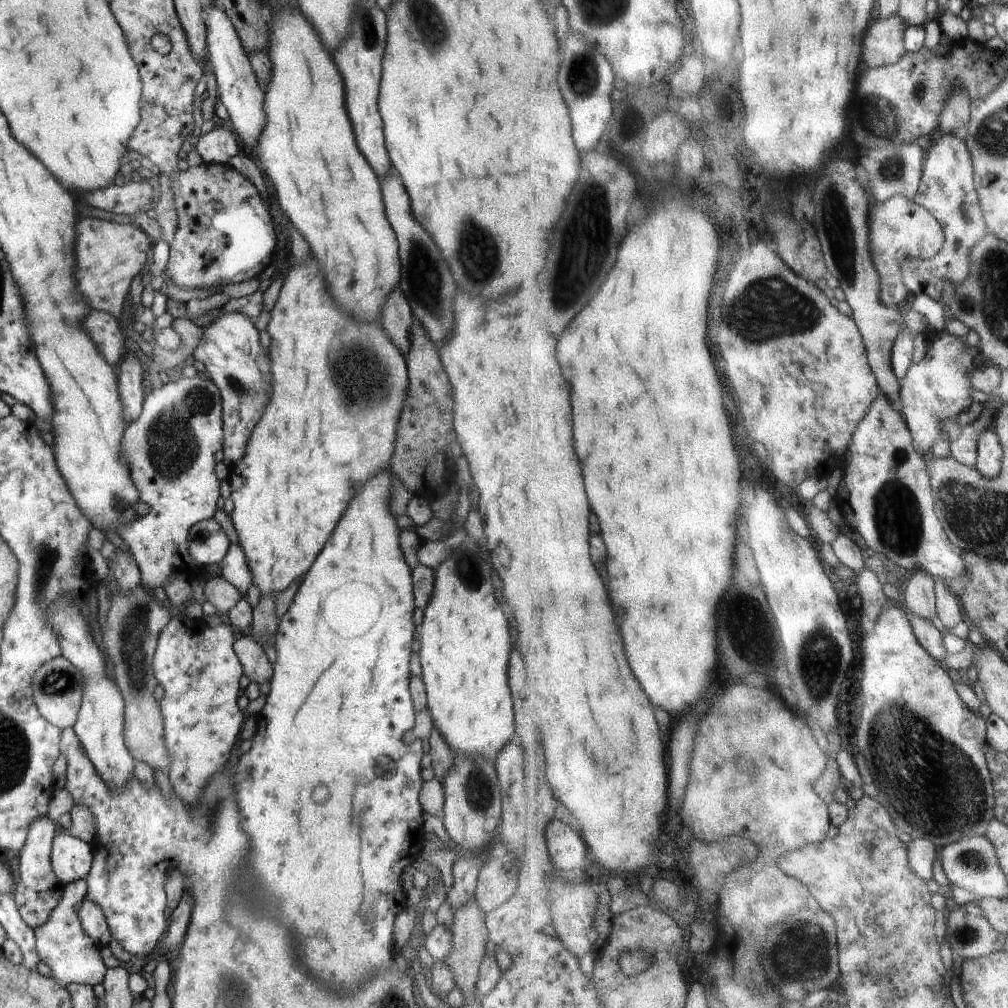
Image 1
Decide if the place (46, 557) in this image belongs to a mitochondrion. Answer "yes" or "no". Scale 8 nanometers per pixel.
yes

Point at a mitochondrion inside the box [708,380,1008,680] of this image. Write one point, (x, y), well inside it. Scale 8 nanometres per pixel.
(897, 515)

